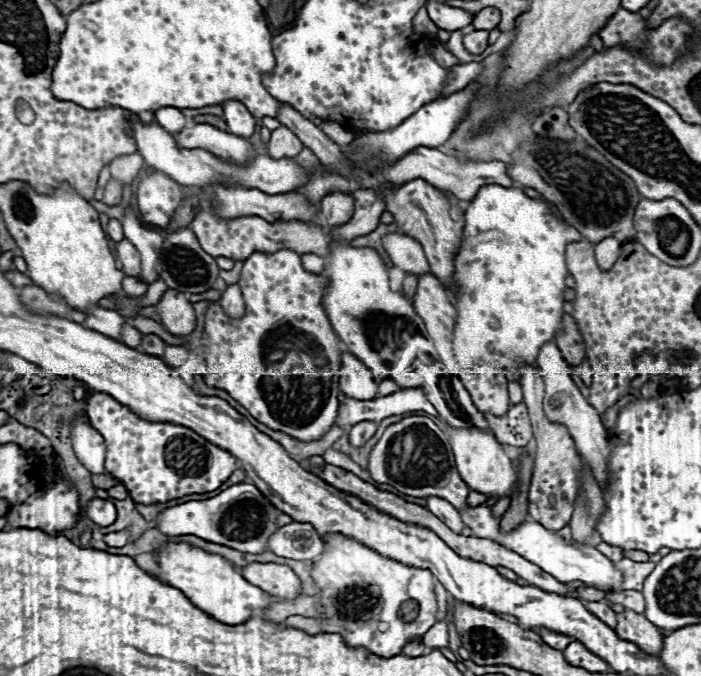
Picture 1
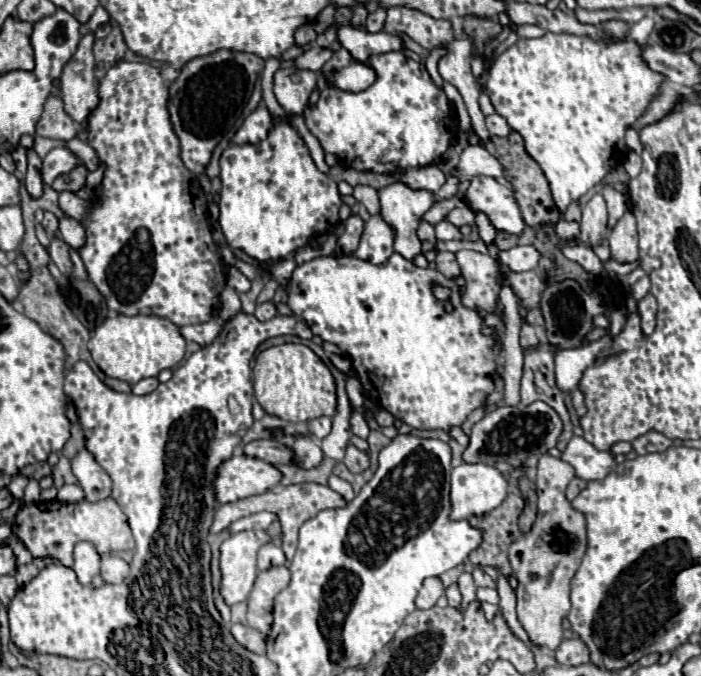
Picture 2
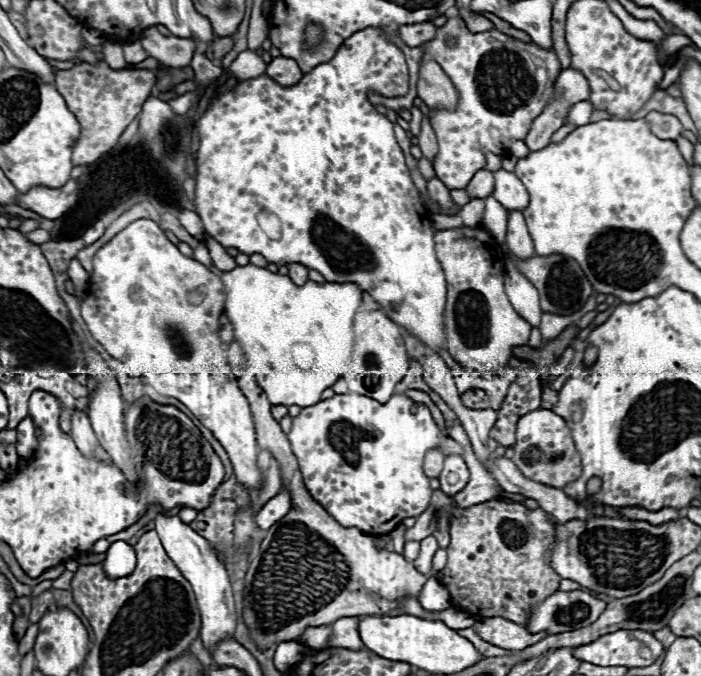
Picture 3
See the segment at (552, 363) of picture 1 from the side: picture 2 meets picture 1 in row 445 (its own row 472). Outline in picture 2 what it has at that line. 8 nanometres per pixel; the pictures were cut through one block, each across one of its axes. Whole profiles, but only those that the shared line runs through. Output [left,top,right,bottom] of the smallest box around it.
[562,436,616,482]

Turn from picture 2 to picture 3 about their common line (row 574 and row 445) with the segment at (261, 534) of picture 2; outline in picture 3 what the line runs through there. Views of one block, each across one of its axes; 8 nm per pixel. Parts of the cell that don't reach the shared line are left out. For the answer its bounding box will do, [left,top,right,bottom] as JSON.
[82,220,262,490]

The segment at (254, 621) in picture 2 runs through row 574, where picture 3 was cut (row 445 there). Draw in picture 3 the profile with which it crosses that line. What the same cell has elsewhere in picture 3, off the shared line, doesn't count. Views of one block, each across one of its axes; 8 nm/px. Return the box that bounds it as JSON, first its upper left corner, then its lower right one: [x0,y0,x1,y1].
[238,370,428,650]

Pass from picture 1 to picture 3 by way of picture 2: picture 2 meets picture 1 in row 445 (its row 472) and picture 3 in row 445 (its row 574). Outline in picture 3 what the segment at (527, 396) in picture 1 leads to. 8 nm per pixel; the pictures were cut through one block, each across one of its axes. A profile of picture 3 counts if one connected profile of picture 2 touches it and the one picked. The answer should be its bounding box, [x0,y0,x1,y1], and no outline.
[512,408,580,488]

